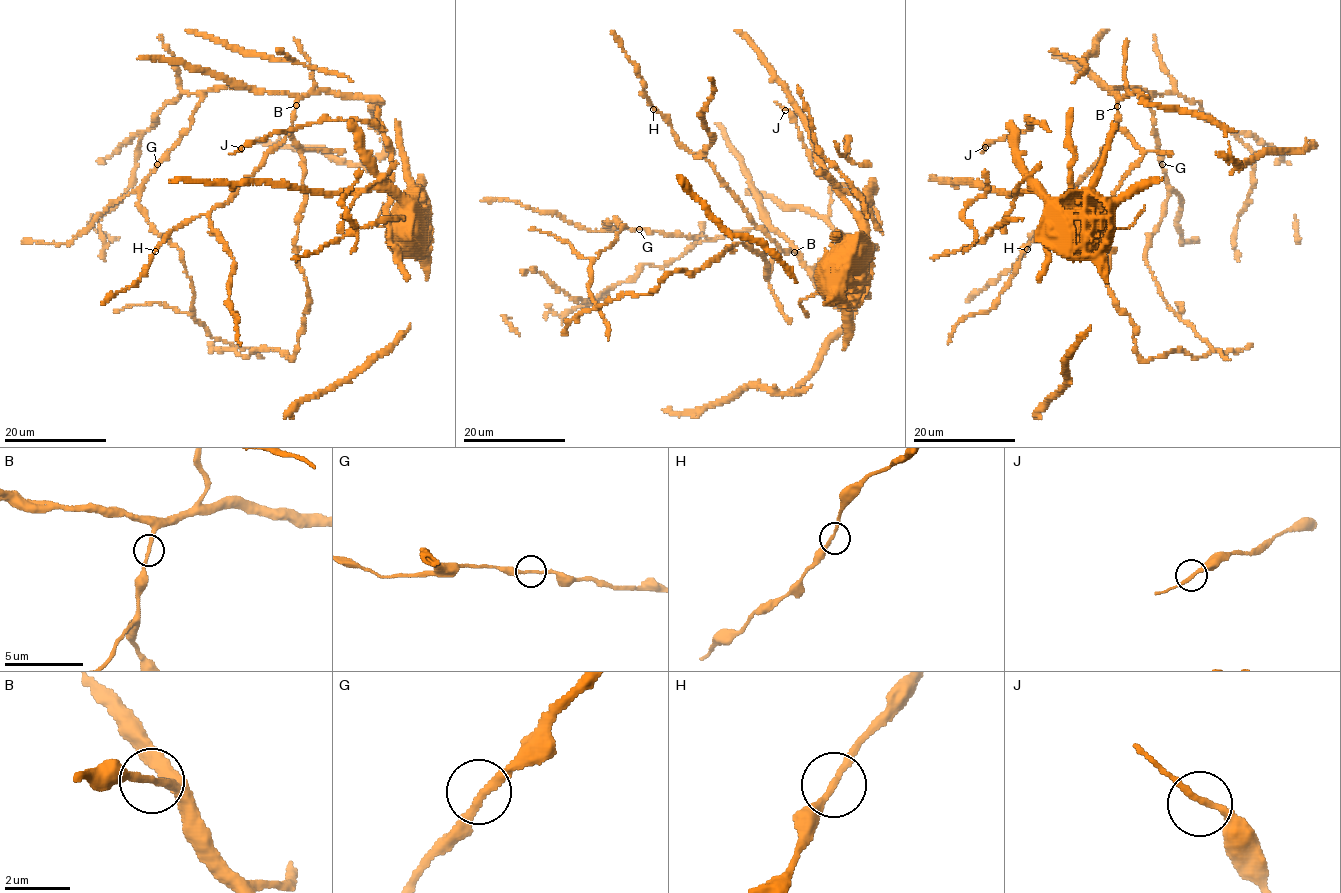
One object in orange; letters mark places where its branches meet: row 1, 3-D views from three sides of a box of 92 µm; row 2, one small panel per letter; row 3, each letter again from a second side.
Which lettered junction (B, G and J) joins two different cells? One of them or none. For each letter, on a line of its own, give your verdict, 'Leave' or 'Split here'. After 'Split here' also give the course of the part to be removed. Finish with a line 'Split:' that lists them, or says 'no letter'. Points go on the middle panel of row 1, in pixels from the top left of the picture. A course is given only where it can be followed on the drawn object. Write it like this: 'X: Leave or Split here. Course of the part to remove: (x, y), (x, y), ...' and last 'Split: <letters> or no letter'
B: Leave
G: Leave
J: Leave
Split: no letter

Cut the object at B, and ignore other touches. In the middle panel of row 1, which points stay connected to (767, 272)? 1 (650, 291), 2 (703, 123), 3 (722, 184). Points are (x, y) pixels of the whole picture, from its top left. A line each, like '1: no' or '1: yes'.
1: yes
2: yes
3: yes

